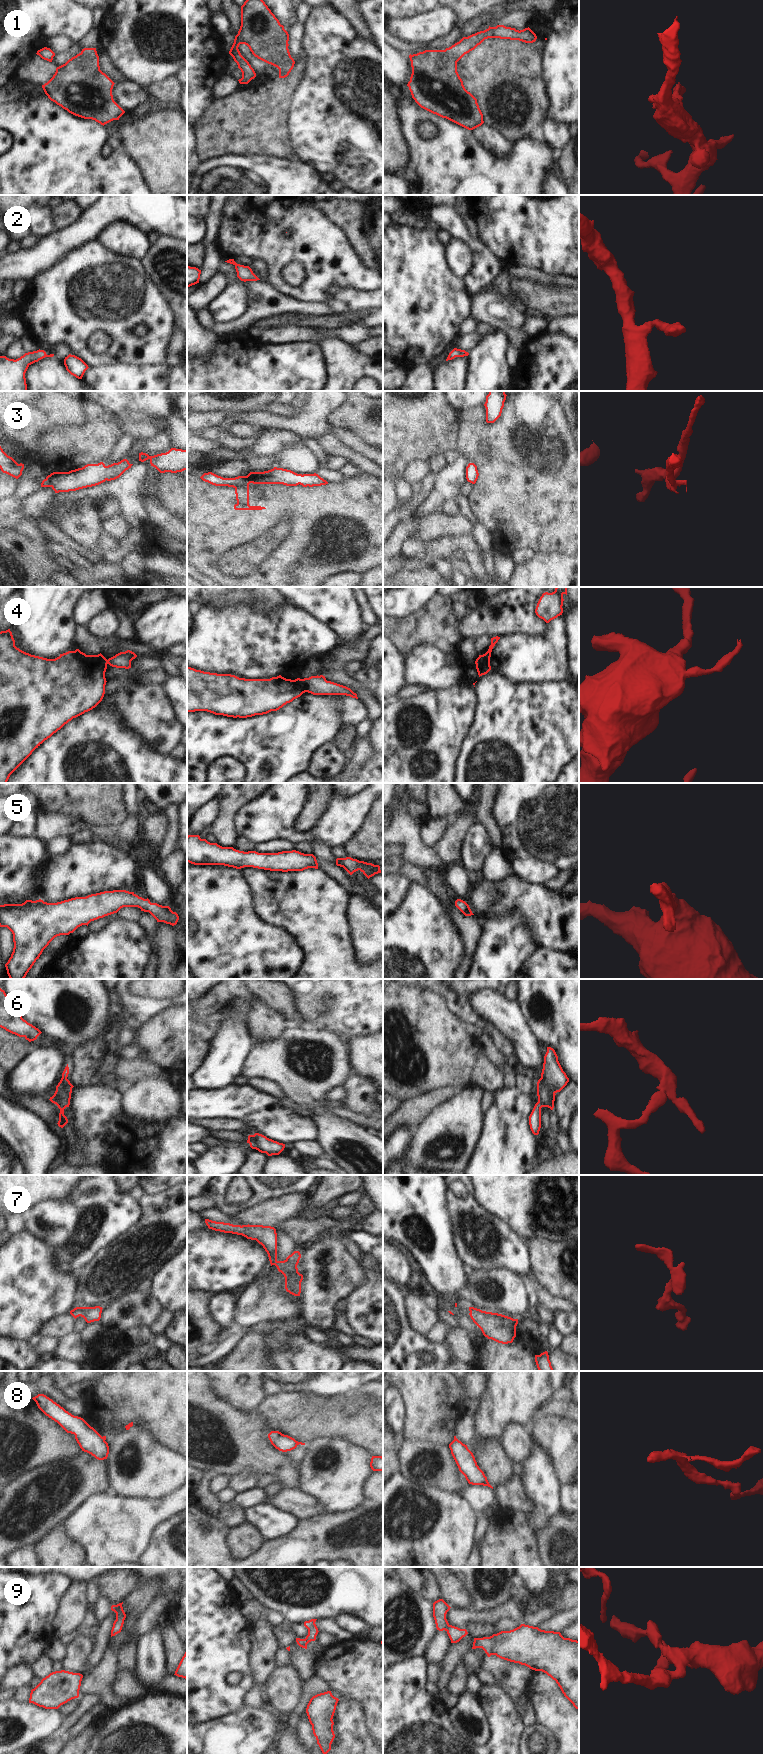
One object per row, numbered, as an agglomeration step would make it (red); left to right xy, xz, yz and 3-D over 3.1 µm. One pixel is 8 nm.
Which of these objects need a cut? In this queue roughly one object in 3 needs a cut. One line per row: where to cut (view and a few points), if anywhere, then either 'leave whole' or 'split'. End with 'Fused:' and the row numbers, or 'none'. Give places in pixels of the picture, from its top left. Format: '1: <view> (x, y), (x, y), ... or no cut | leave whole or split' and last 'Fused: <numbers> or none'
1: no cut | leave whole
2: no cut | leave whole
3: no cut | leave whole
4: xz (302, 679), (306, 691) | split
5: no cut | leave whole
6: no cut | leave whole
7: no cut | leave whole
8: yz (454, 1439), (458, 1441) | split
9: no cut | leave whole
Fused: 4, 8

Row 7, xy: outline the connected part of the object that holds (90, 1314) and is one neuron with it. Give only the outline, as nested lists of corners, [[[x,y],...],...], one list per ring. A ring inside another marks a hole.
[[[76,1307],[70,1311],[70,1314],[76,1319],[81,1316],[87,1323],[99,1321],[101,1318],[102,1307]]]

